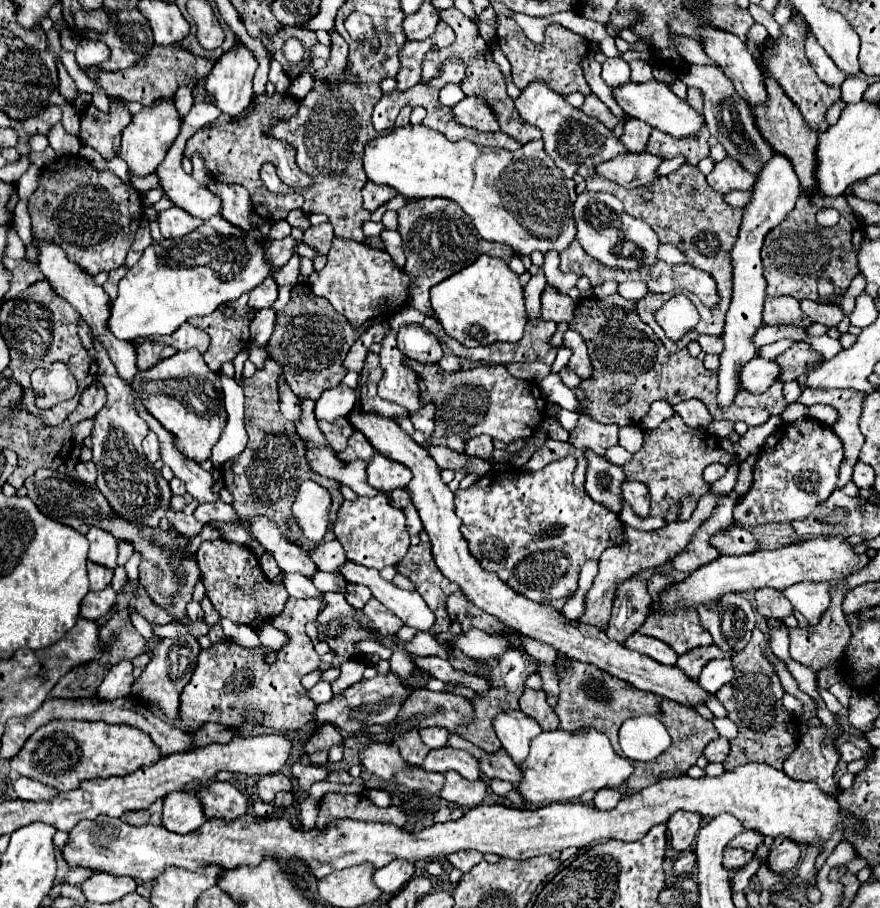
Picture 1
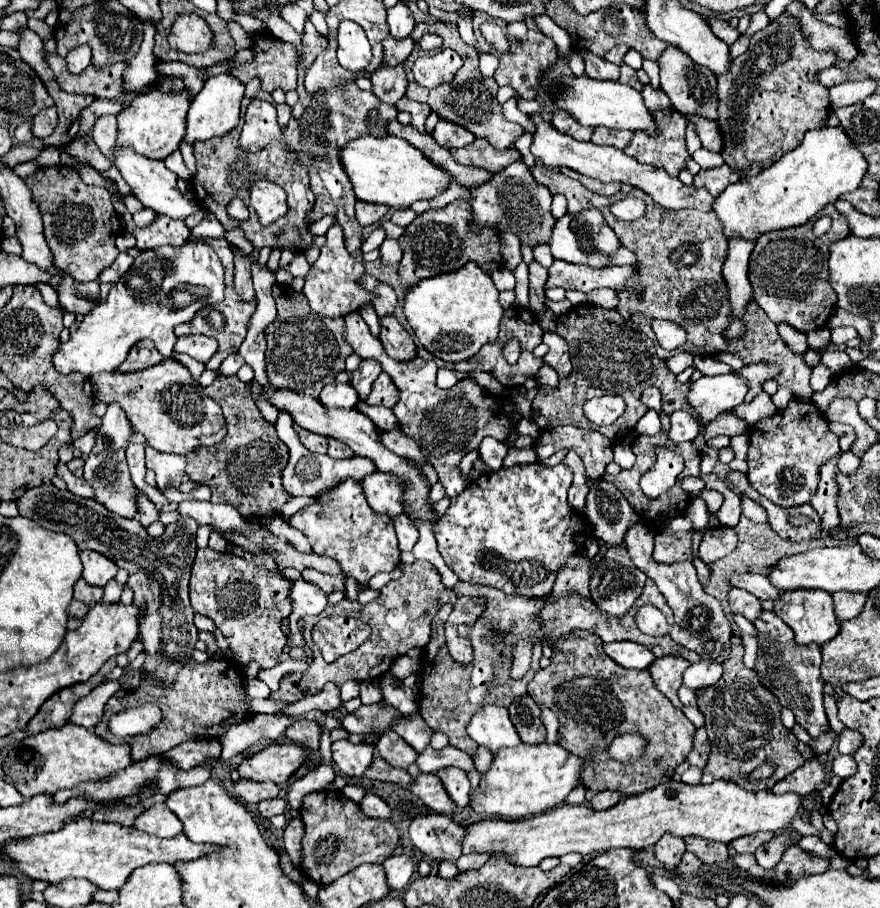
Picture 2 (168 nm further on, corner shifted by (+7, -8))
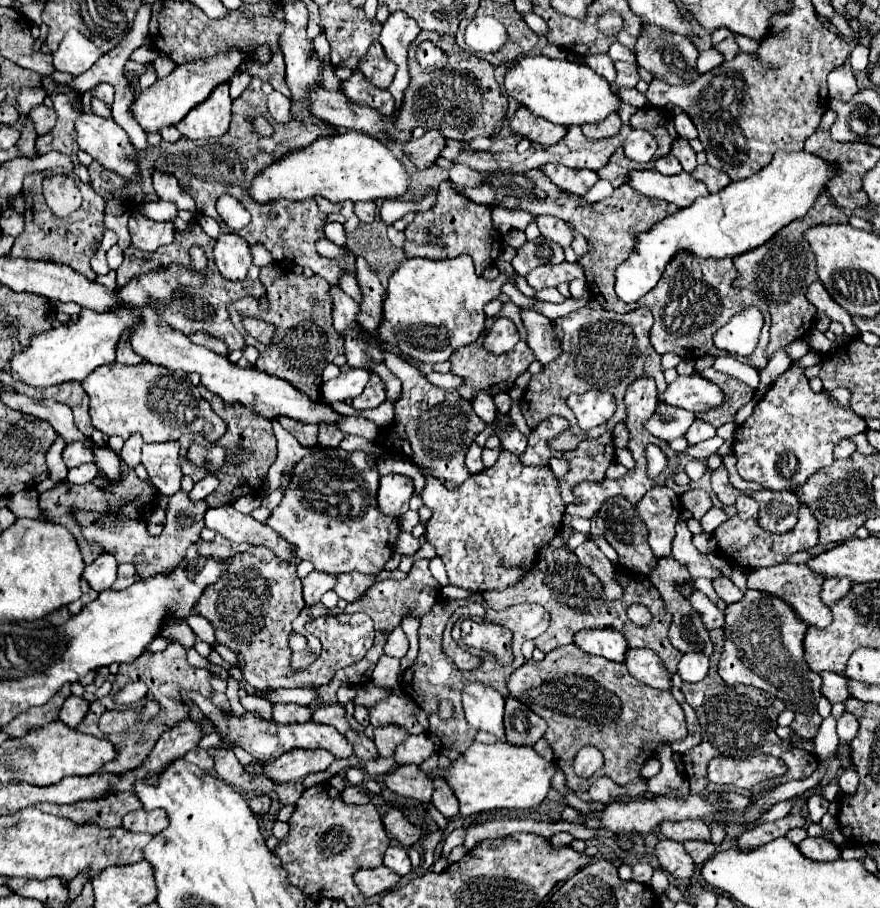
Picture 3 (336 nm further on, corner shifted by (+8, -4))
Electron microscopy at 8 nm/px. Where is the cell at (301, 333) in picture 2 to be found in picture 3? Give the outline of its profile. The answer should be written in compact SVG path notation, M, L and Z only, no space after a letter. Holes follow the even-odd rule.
M267 264L261 268L261 282L267 288L267 302L269 308L267 310L259 309L259 300L255 298L241 298L237 302L231 302L229 308L229 316L231 322L235 324L235 328L243 334L245 344L247 346L255 346L259 350L259 360L255 364L257 370L267 370L267 360L263 354L269 354L273 350L273 354L279 354L283 358L275 360L271 364L271 374L287 380L291 386L295 386L299 392L303 392L305 396L311 398L311 402L319 400L319 388L321 388L321 372L327 364L333 362L333 358L337 354L343 354L343 336L339 332L335 332L333 322L331 322L331 300L327 296L327 280L319 278L319 276L297 276L291 270L283 268L281 264ZM243 316L263 316L263 320L271 320L271 324L277 326L277 334L271 346L263 346L257 344L257 340L251 340L251 336L247 336L241 320Z

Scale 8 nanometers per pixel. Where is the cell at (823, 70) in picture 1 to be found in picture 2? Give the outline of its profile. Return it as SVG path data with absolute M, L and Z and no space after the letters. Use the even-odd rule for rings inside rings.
M822 70L822 72L818 72L818 74L816 74L816 78L818 78L818 82L820 82L820 84L824 84L824 86L836 86L836 84L840 84L840 82L844 82L844 80L846 80L846 72L844 72L844 70L842 70L842 72Z

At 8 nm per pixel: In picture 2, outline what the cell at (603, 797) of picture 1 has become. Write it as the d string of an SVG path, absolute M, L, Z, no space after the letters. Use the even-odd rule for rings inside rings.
M604 790L604 792L598 792L592 800L590 800L590 806L594 810L606 810L606 808L612 808L618 804L620 800L620 792L612 792L612 790Z

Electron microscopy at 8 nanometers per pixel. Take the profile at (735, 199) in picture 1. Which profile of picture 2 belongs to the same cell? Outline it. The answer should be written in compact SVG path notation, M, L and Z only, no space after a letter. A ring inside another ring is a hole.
M528 114L528 118L532 120L532 124L536 126L534 130L534 142L530 146L530 152L548 168L572 168L588 178L596 178L602 182L622 182L622 184L632 184L636 188L642 188L646 194L650 194L660 206L664 208L672 208L672 210L680 210L680 208L696 208L696 210L704 210L704 212L712 212L712 204L714 204L714 196L708 194L708 190L704 188L696 188L696 186L686 186L682 184L678 178L670 176L666 170L648 166L648 164L640 164L636 158L626 156L622 150L616 148L608 148L608 146L598 146L594 142L578 142L572 136L558 132L550 120L546 120L542 114Z

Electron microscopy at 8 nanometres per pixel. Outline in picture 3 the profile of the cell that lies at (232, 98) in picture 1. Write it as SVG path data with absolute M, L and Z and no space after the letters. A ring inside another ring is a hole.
M223 84L223 88L215 88L211 96L199 104L199 108L193 108L175 128L189 140L199 138L219 138L229 130L231 122L231 98L229 98L229 86Z

